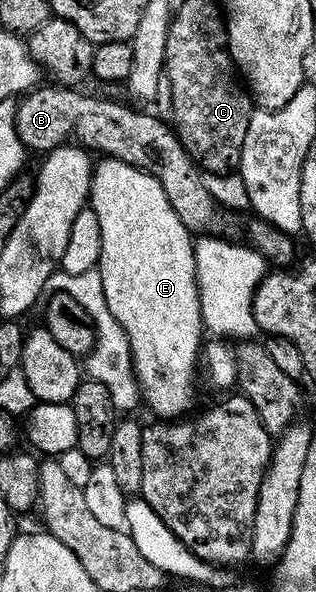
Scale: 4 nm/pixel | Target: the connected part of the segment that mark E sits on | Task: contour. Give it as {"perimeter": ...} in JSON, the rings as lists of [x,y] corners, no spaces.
{"perimeter":[[[103,159],[100,165],[98,162],[94,166],[89,205],[97,211],[101,222],[101,259],[97,274],[103,284],[103,301],[107,304],[106,312],[117,319],[129,339],[142,404],[148,405],[156,418],[182,418],[194,410],[191,408],[195,405],[195,364],[200,364],[205,338],[199,310],[199,282],[195,280],[193,234],[177,219],[177,211],[173,211],[169,199],[165,199],[158,179],[124,161]]]}

